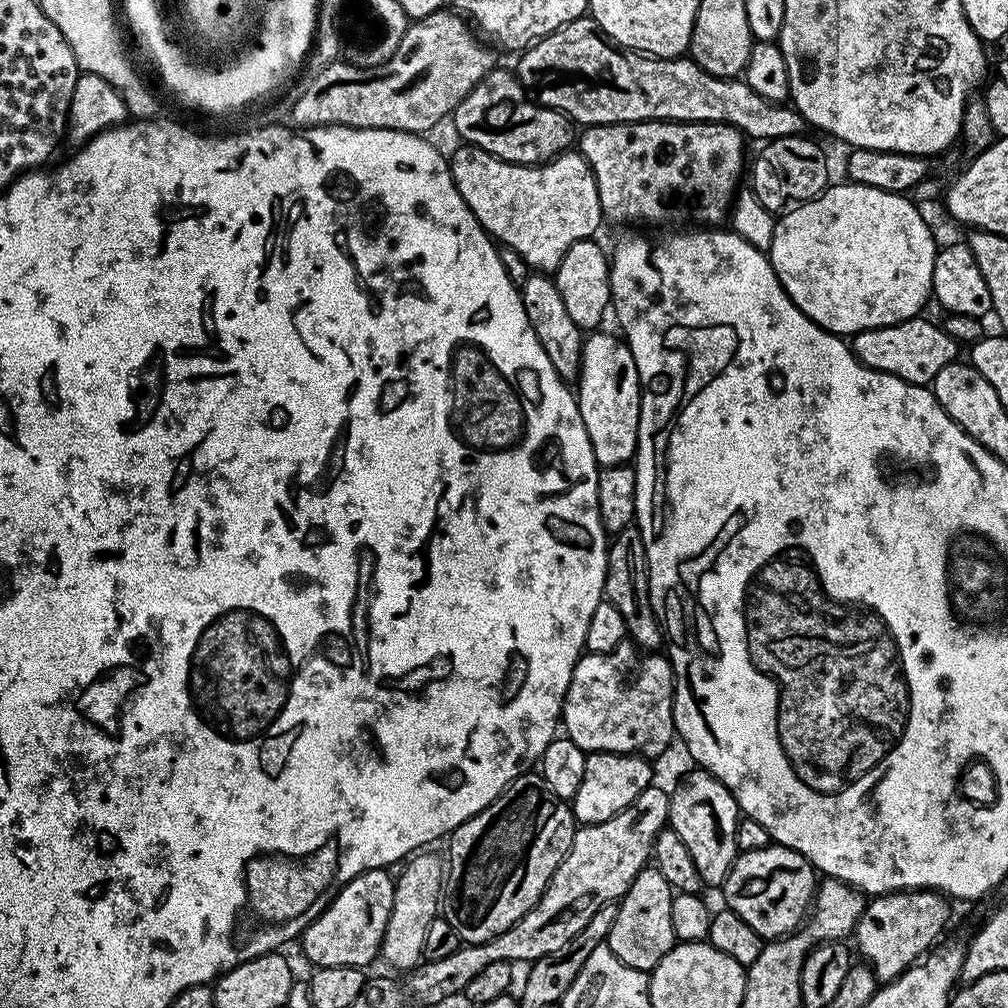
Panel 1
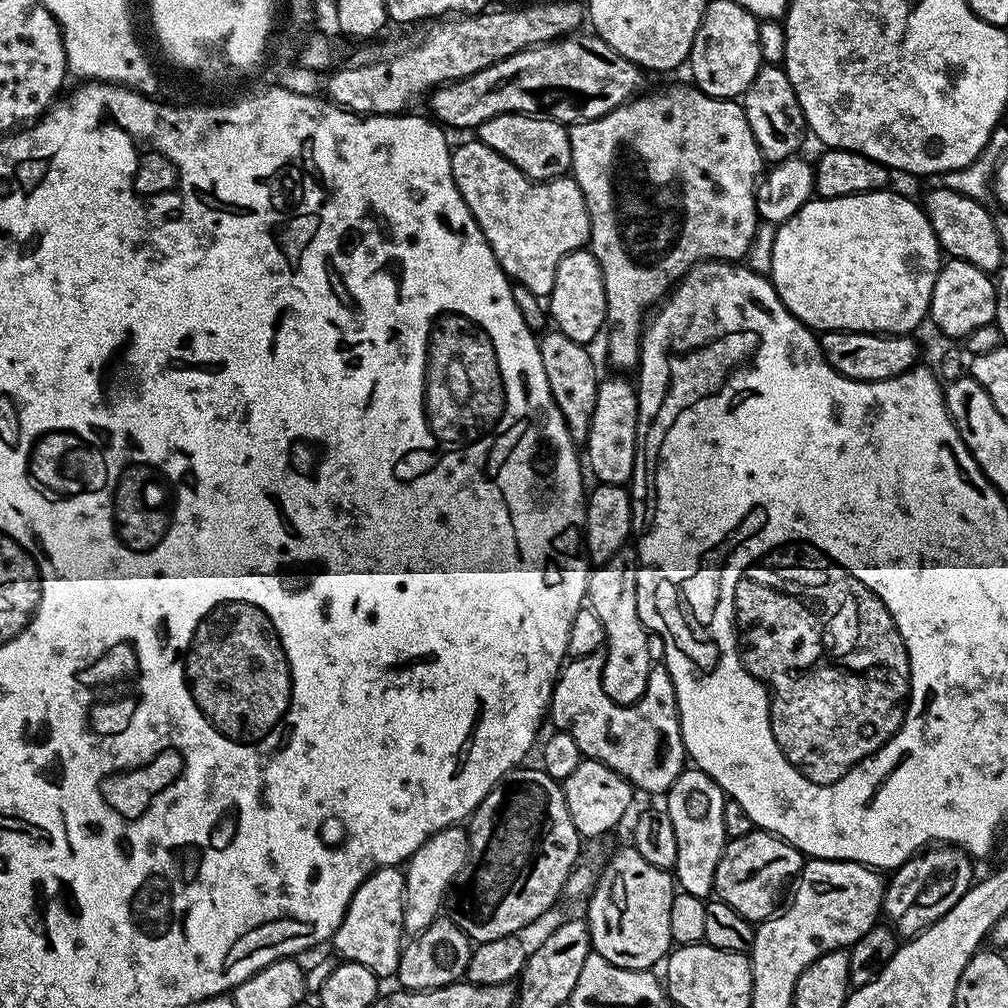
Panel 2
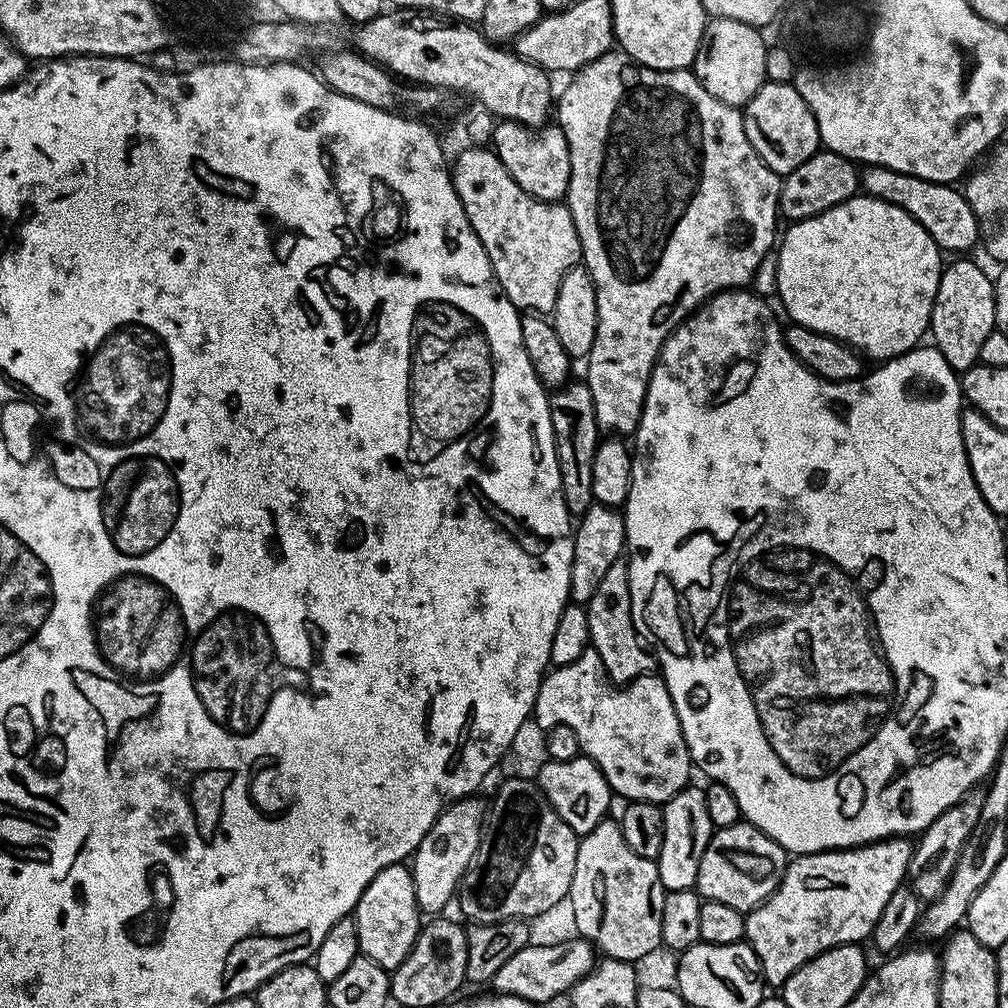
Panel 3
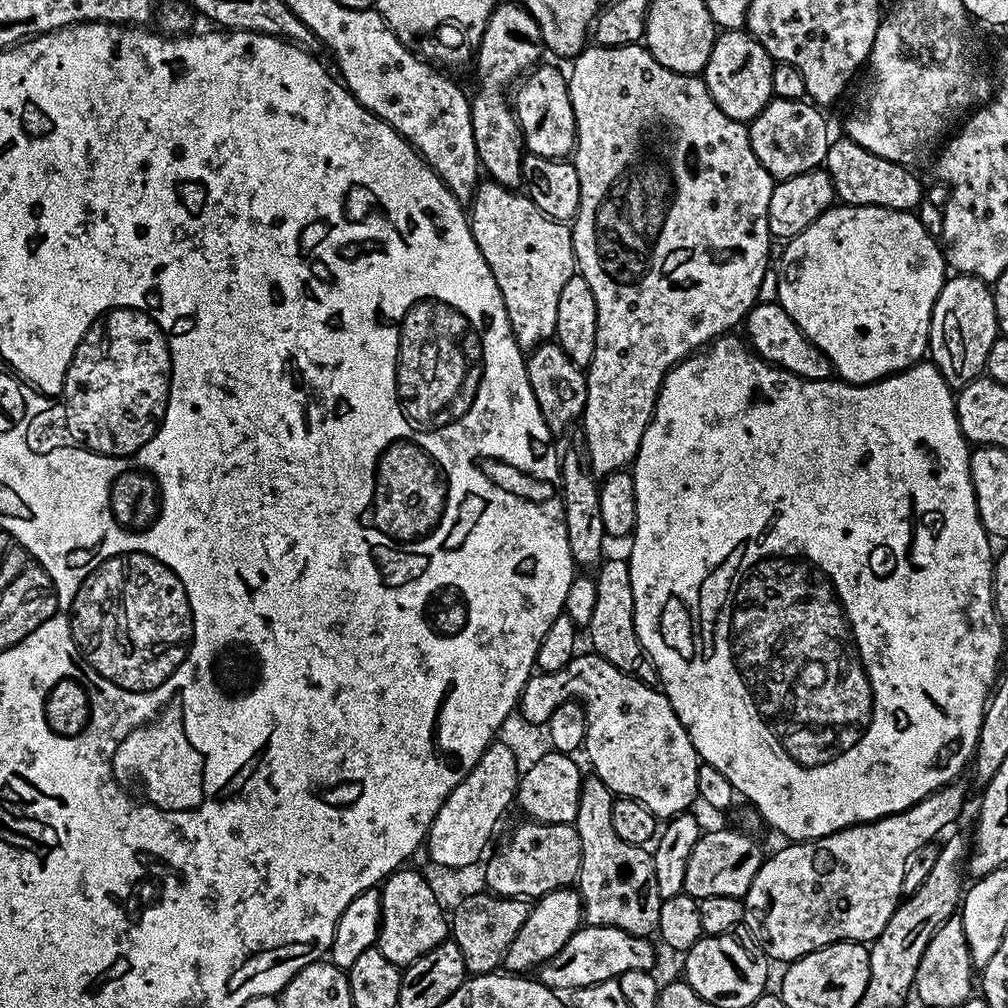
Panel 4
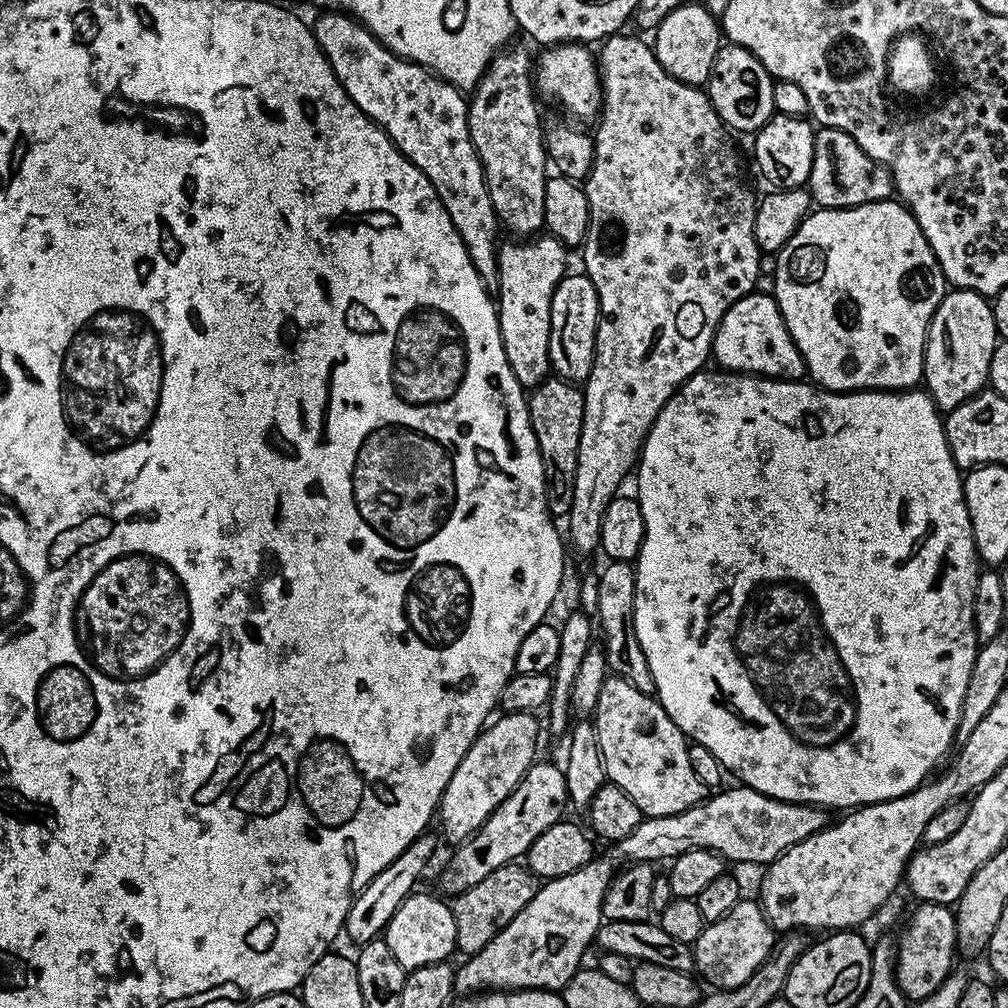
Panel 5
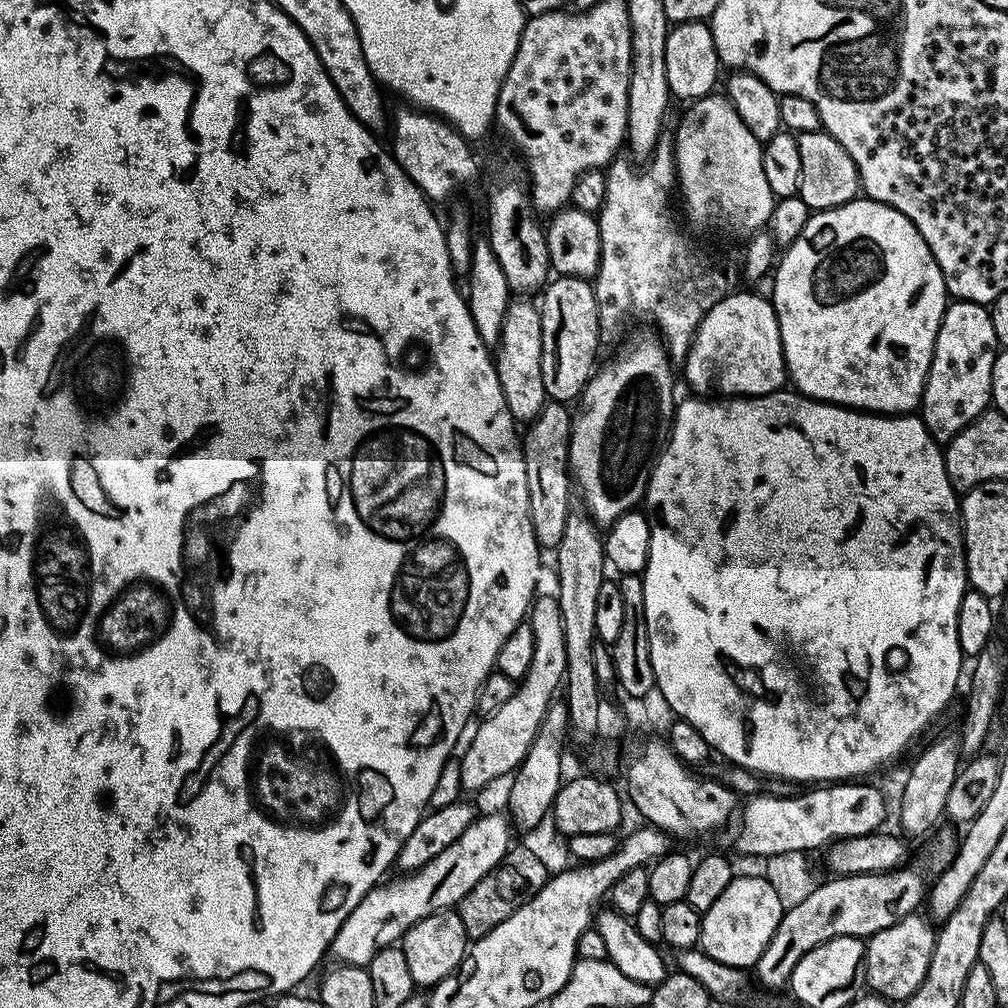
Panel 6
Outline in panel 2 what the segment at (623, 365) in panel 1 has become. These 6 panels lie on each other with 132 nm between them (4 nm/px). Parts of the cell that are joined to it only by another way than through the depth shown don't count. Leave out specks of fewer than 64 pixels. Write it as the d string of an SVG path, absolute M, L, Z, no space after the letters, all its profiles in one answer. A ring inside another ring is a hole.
M612 374L607 378L601 379L598 386L598 402L594 406L594 418L590 422L590 434L586 445L586 468L589 473L592 472L595 478L601 484L623 484L627 485L632 478L632 472L636 468L636 427L640 417L640 402L637 389L628 380L623 380L623 375Z

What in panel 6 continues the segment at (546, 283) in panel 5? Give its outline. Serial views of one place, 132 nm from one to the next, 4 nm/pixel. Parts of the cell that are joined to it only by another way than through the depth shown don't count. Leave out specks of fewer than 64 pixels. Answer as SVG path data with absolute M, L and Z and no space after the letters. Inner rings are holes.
M516 298L509 303L508 309L506 310L506 318L502 322L502 334L500 335L500 342L494 352L494 363L496 366L496 373L498 374L498 382L502 382L502 394L506 394L506 406L510 410L512 419L517 422L531 422L535 420L536 415L540 413L548 400L546 390L542 386L542 322L540 321L540 309L535 303L531 304L531 302L528 300L531 299Z

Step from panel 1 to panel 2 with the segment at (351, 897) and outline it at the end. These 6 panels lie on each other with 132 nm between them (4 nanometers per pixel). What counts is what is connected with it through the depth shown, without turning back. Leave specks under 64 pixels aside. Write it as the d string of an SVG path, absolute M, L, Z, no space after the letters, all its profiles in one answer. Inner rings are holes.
M399 867L377 868L358 886L348 904L342 922L337 926L330 941L336 947L339 959L358 962L366 966L375 976L390 978L397 975L404 931L404 872Z

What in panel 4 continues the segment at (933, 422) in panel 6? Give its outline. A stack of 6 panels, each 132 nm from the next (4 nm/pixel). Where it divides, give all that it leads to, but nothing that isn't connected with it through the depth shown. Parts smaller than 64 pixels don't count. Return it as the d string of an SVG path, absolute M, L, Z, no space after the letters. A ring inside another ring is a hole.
M956 274L945 279L934 302L932 325L928 331L930 360L953 390L963 388L984 372L990 346L994 346L998 338L996 307L992 294L993 289L978 277Z

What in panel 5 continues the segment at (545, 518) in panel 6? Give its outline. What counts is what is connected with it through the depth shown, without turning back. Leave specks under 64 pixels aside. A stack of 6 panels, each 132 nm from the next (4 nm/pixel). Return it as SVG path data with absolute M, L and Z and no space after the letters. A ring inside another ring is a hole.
M549 378L540 384L527 397L528 413L534 434L538 438L538 450L542 454L544 481L546 482L546 502L553 517L567 517L570 506L574 502L574 478L578 470L578 442L582 434L582 418L584 417L584 393L575 383L559 378Z

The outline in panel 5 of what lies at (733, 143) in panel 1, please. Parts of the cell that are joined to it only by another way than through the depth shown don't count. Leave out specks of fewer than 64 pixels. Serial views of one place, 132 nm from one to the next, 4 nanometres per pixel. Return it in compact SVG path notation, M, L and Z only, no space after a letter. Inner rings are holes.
M617 34L609 36L599 45L599 48L601 47L600 52L598 48L602 107L598 113L598 121L600 120L600 125L597 126L596 132L594 131L594 162L592 163L592 169L590 170L590 174L586 181L586 191L588 193L588 233L586 234L586 238L582 245L582 251L584 251L583 271L590 278L590 282L594 282L594 290L598 294L598 302L600 303L600 325L596 327L596 357L592 363L592 369L590 370L587 380L583 381L582 384L582 391L584 393L584 417L582 418L582 434L580 435L580 441L578 442L578 470L576 471L576 477L574 478L574 502L570 506L570 510L566 517L566 523L568 523L568 532L566 528L567 543L570 545L571 551L573 548L573 550L580 556L588 556L592 551L595 553L597 549L599 549L602 518L606 514L606 506L610 506L610 502L621 491L620 483L627 478L628 471L630 471L629 476L633 471L634 465L637 463L638 457L644 447L644 439L648 436L649 430L652 429L652 424L656 420L656 416L662 410L662 406L666 406L666 402L674 393L676 393L677 388L681 388L695 372L701 371L701 369L707 365L704 363L709 363L712 355L712 343L716 337L718 326L726 314L726 310L730 310L730 306L734 306L734 302L738 302L744 296L747 296L749 292L753 291L756 287L757 278L762 275L762 268L760 268L762 253L758 246L758 242L754 238L754 218L756 217L758 196L757 193L752 193L751 186L744 181L744 168L740 165L740 152L734 145L732 145L731 138L733 139L733 137L730 135L729 129L714 110L714 106L710 102L708 93L703 87L695 84L683 84L681 80L671 76L671 74L660 65L655 51L653 51L649 45L647 48L638 37L624 35L625 34Z

